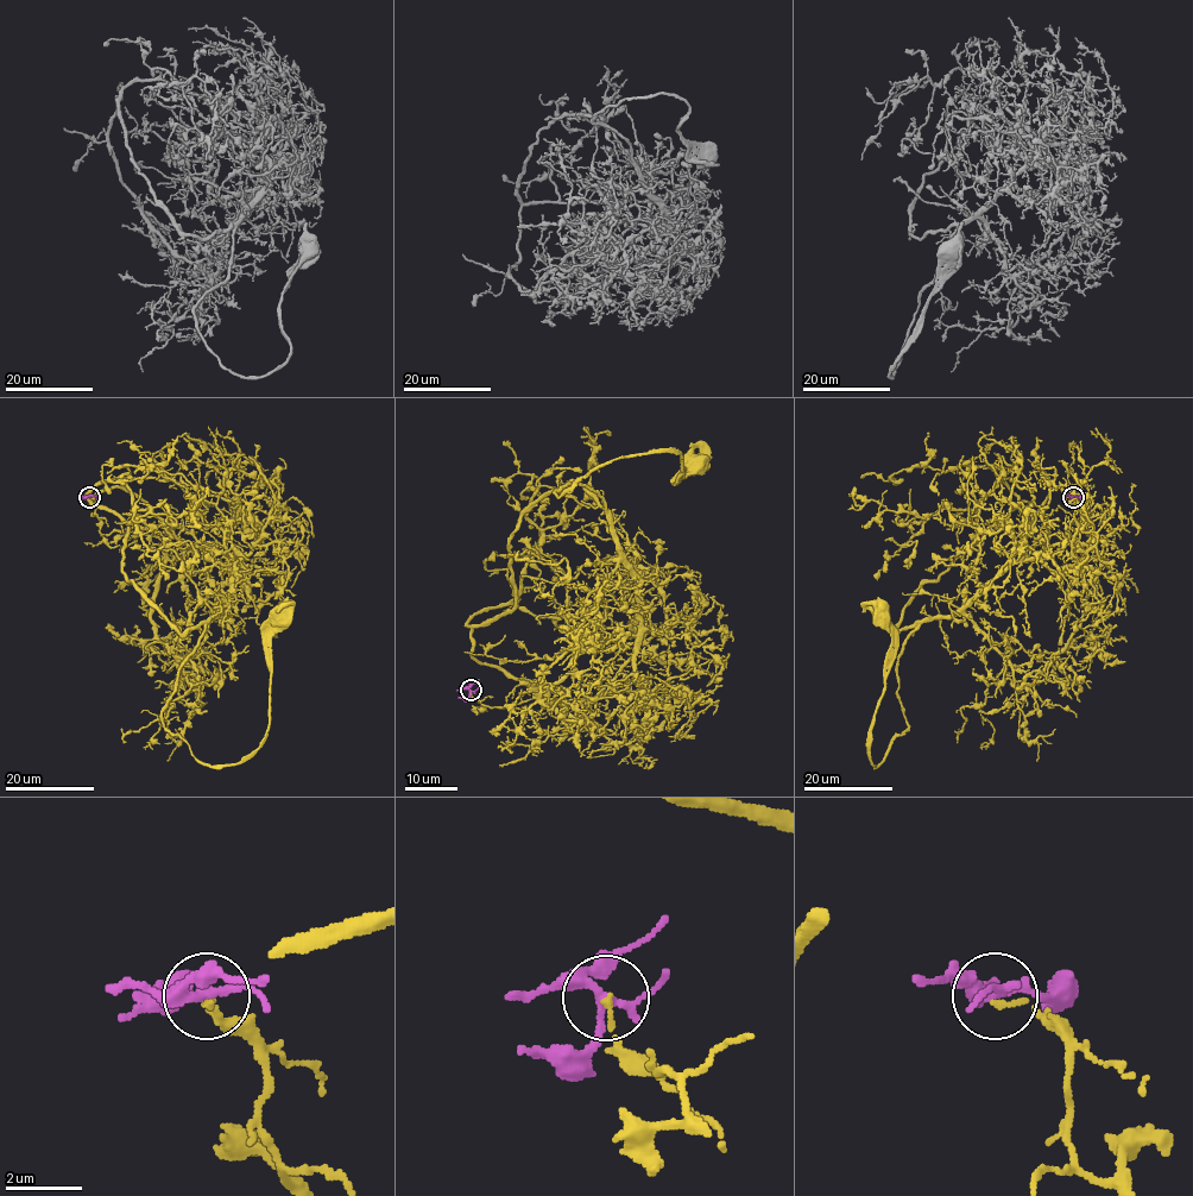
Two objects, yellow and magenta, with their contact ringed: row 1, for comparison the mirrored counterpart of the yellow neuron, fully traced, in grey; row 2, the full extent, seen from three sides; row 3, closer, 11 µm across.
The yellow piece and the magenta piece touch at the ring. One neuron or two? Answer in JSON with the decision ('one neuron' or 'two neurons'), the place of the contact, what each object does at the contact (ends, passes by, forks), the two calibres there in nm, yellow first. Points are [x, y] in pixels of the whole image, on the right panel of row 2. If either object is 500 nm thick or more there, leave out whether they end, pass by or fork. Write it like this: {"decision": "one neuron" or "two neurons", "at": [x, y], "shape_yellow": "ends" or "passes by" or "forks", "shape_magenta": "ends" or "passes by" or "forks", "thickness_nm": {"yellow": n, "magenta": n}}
{"decision": "two neurons", "at": [1073, 497], "shape_yellow": "ends", "shape_magenta": "forks", "thickness_nm": {"yellow": 140, "magenta": 240}}

